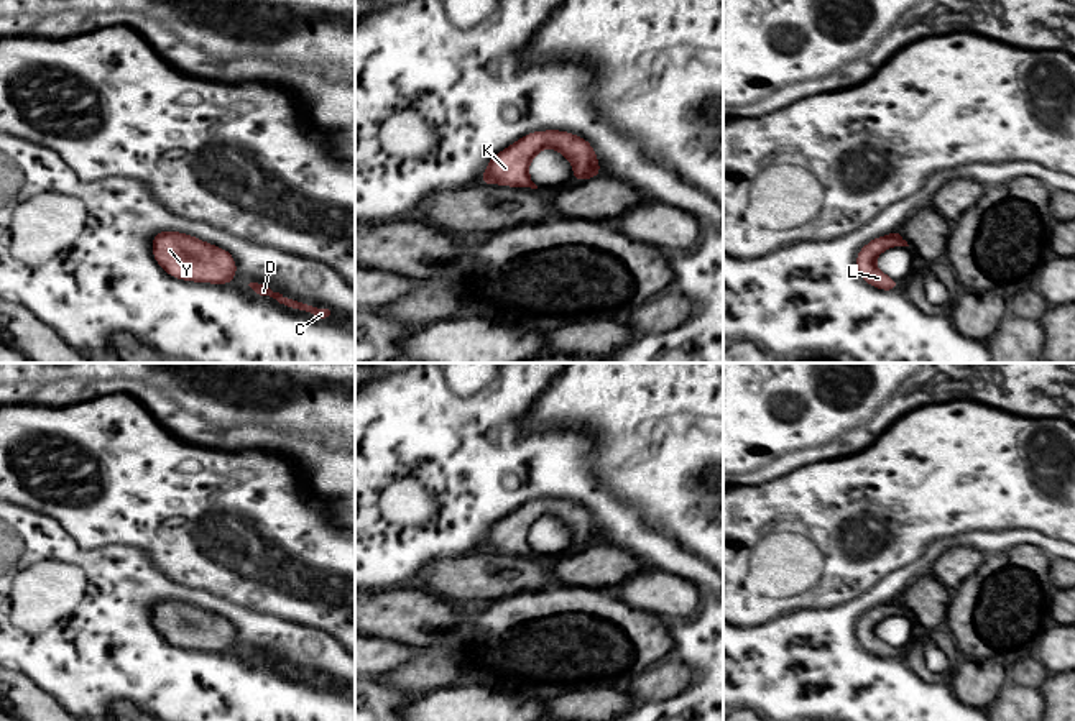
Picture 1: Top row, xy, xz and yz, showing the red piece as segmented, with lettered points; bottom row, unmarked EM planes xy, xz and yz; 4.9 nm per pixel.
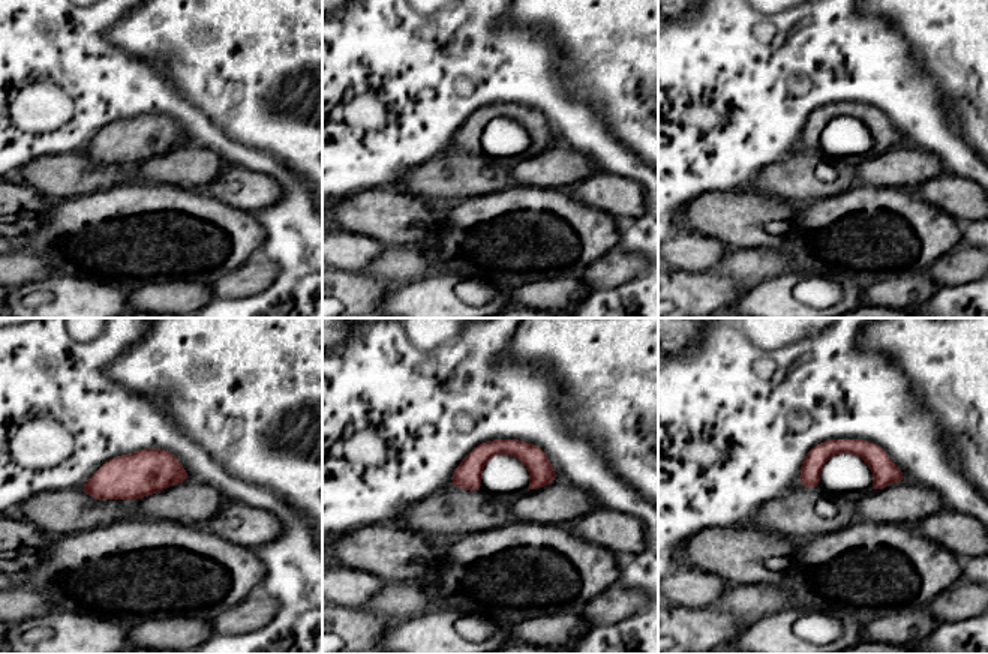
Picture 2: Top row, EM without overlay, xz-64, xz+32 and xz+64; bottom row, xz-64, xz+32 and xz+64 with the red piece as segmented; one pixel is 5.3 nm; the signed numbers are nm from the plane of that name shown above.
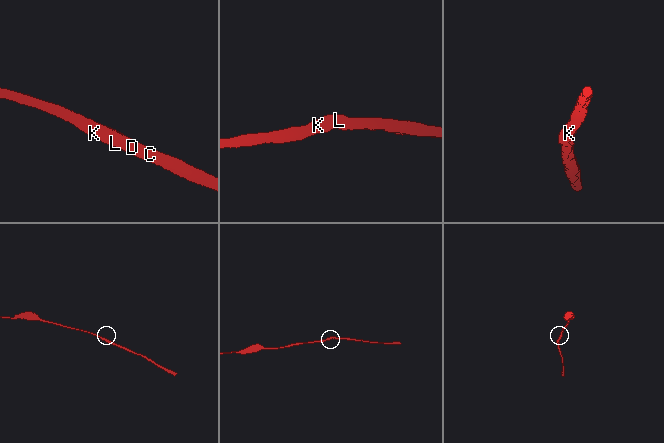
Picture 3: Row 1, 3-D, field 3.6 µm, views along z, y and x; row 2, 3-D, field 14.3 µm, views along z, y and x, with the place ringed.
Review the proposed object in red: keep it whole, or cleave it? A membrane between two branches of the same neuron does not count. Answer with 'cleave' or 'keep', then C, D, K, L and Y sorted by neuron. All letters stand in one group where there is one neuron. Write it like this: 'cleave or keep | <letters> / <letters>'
keep | C D K L Y

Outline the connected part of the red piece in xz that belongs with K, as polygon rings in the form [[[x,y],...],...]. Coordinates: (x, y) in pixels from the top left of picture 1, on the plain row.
[[[549,498],[529,501],[495,522],[488,529],[480,552],[538,557],[529,545],[528,535],[542,516],[554,516],[572,530],[574,549],[585,549],[602,542],[595,519],[587,507],[567,499]]]

